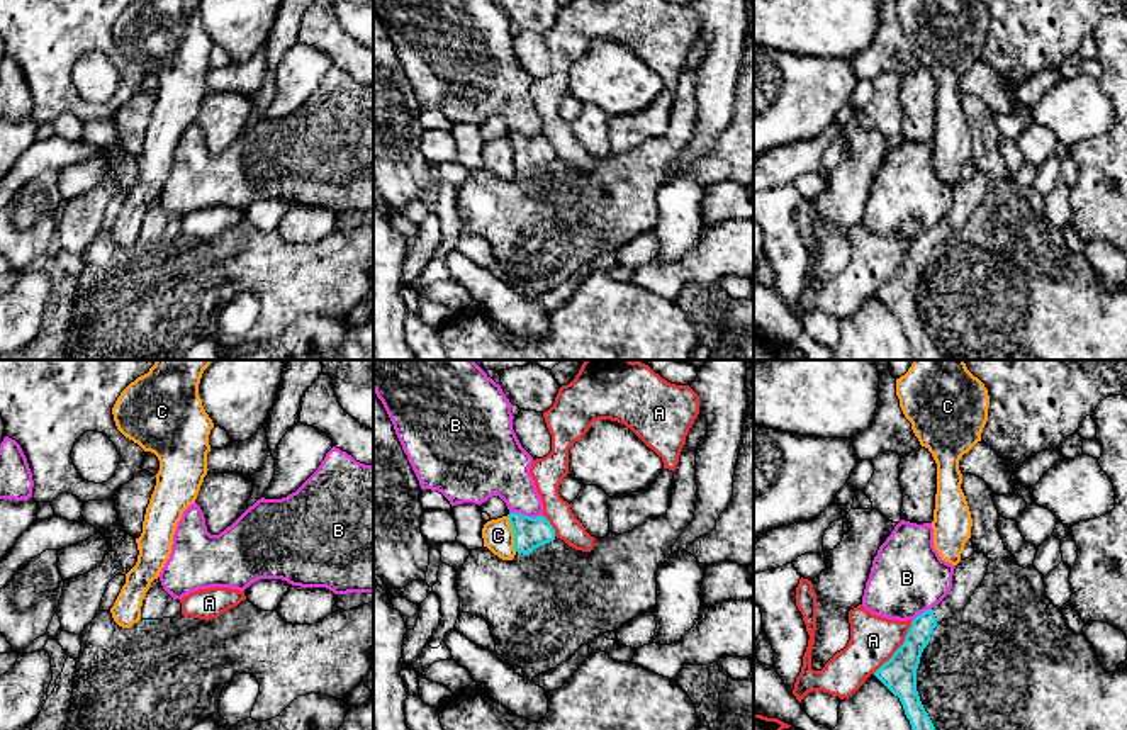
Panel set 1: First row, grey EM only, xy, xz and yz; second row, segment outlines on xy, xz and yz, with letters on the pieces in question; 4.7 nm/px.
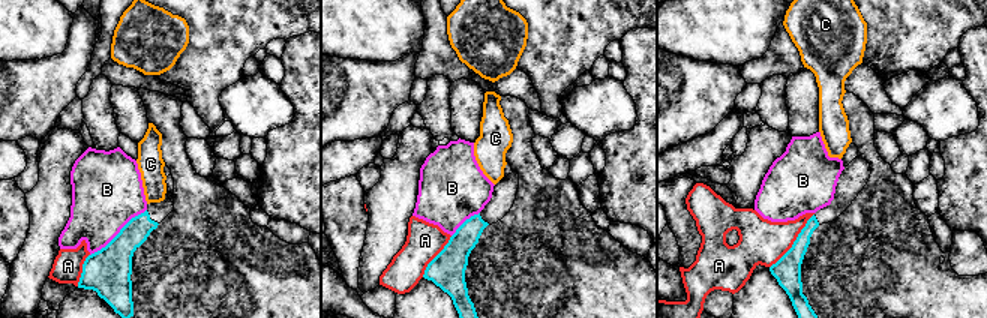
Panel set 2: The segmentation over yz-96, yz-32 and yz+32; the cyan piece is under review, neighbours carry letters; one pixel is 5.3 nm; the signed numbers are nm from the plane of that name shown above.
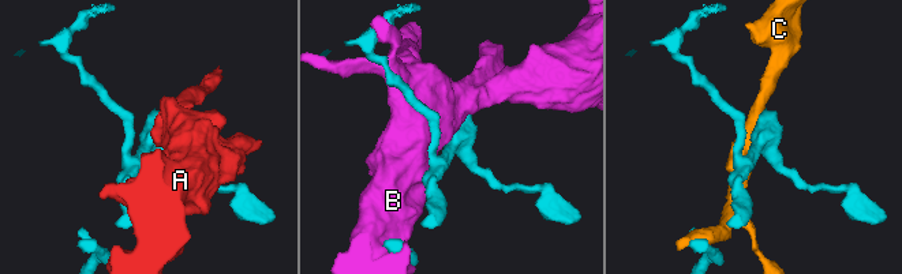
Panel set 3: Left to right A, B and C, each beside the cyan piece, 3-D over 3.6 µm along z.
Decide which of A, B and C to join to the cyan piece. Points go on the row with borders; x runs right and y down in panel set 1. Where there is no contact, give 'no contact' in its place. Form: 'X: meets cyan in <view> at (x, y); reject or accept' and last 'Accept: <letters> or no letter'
A: meets cyan in yz at (900, 647); reject
B: meets cyan in xz at (527, 516); reject
C: meets cyan in xz at (515, 533); reject
Accept: no letter

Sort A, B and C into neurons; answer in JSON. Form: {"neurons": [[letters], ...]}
{"neurons": [["A"], ["B"], ["C"]]}

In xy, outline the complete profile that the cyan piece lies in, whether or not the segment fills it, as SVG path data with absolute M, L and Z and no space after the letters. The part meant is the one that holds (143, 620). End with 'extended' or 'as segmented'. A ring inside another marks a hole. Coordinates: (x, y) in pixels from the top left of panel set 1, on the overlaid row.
M160 577L154 579L143 599L141 606L141 620L163 620L163 618L177 618L182 615L180 599L173 599L161 586Z; extended

